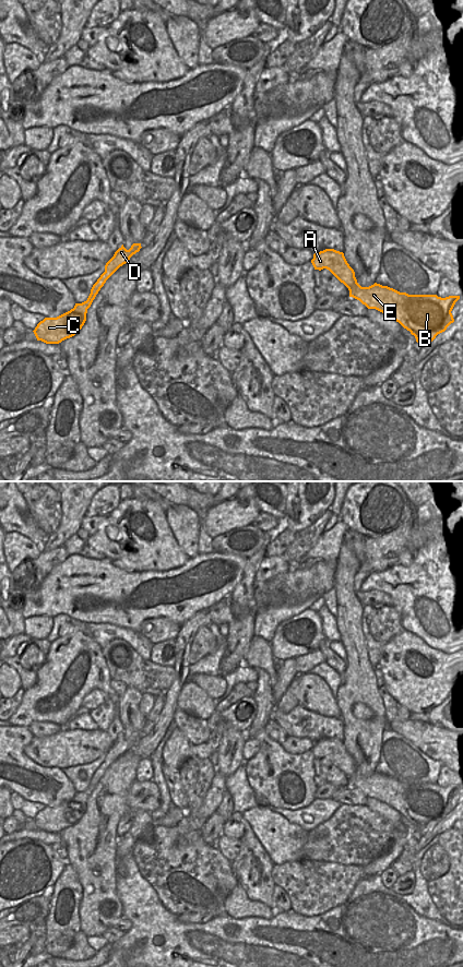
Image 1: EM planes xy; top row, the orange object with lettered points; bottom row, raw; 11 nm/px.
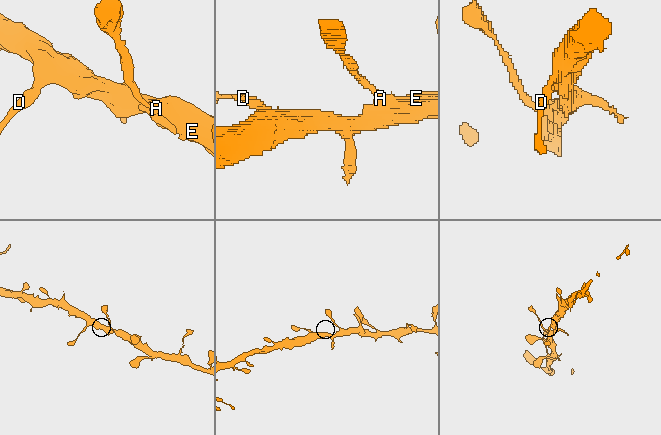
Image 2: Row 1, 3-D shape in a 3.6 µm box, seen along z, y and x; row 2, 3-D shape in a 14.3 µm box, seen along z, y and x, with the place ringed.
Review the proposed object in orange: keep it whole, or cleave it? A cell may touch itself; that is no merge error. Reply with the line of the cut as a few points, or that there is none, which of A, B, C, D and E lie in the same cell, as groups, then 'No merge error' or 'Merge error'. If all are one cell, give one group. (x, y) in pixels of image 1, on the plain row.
No split. Groups: A B C D E. No merge error

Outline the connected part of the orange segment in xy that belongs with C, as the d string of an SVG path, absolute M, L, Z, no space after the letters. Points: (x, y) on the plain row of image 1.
M133 732L129 739L123 733L115 741L114 745L106 752L105 761L93 774L91 783L86 790L75 792L70 800L57 805L45 807L33 820L37 829L46 833L59 833L62 829L74 825L84 814L86 810L87 798L91 796L96 784L104 775L106 769L130 747L140 740L141 732Z

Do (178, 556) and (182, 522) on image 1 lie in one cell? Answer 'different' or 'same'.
different

